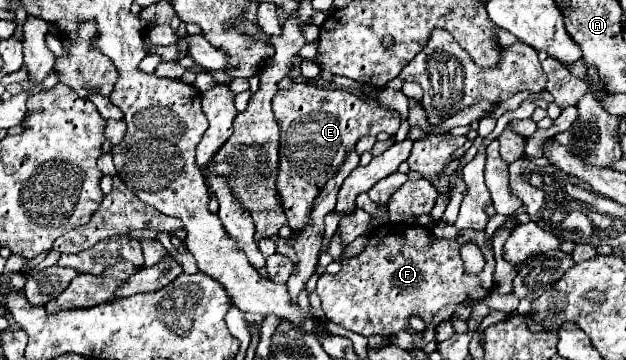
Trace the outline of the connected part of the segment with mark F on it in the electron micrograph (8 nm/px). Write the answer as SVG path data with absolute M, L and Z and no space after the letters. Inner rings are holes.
M387 224L387 226L379 228L377 232L369 234L369 244L359 256L355 256L351 260L341 260L343 268L339 274L333 274L333 276L323 274L317 282L317 294L321 298L321 308L327 316L327 320L343 326L347 330L353 330L365 338L373 336L373 334L393 336L399 330L405 330L409 326L409 316L413 312L417 312L429 326L435 312L443 304L461 304L461 302L485 298L493 288L495 258L493 258L491 244L487 244L485 232L463 230L461 234L463 236L459 240L443 240L443 238L433 240L431 234L427 232L427 228L413 228L413 226L405 226L405 224ZM467 242L475 242L485 256L485 268L477 276L465 276L465 266L459 256L461 246Z

